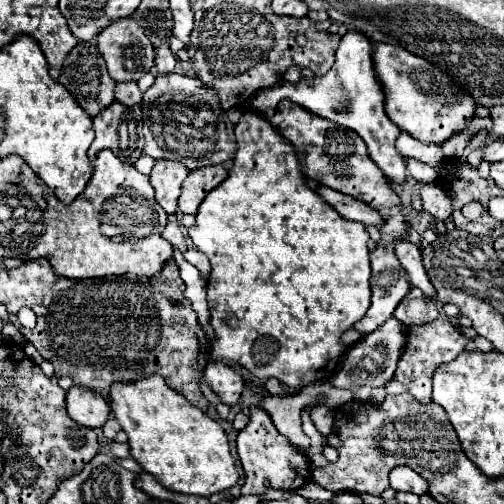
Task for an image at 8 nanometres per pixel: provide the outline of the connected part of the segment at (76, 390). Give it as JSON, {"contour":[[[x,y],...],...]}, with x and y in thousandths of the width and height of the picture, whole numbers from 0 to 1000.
{"contour":[[[147,764],[131,780],[131,812],[151,839],[183,851],[202,847],[218,831],[218,804],[206,796],[206,788],[159,764]]]}

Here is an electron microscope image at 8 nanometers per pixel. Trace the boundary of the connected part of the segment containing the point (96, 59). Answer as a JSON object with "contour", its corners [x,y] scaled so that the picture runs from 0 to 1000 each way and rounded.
{"contour":[[[155,85],[131,113],[123,145],[115,161],[147,188],[147,196],[175,220],[179,232],[190,232],[190,224],[206,212],[214,212],[226,200],[226,173],[230,161],[214,153],[214,137],[206,137],[206,113],[198,113],[198,101],[190,97],[190,85]]]}

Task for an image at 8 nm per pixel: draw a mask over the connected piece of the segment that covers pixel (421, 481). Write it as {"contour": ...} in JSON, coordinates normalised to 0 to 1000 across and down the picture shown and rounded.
{"contour":[[[790,923],[774,938],[774,966],[786,974],[817,974],[825,982],[849,978],[849,954],[837,942],[825,942],[821,931],[806,923]]]}

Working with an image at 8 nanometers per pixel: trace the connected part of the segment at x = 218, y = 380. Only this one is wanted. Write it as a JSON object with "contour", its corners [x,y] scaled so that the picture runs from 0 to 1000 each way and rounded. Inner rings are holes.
{"contour":[[[413,716],[409,736],[405,736],[409,760],[421,768],[421,776],[448,800],[448,804],[468,804],[480,788],[484,776],[484,752],[448,720],[440,716]]]}

